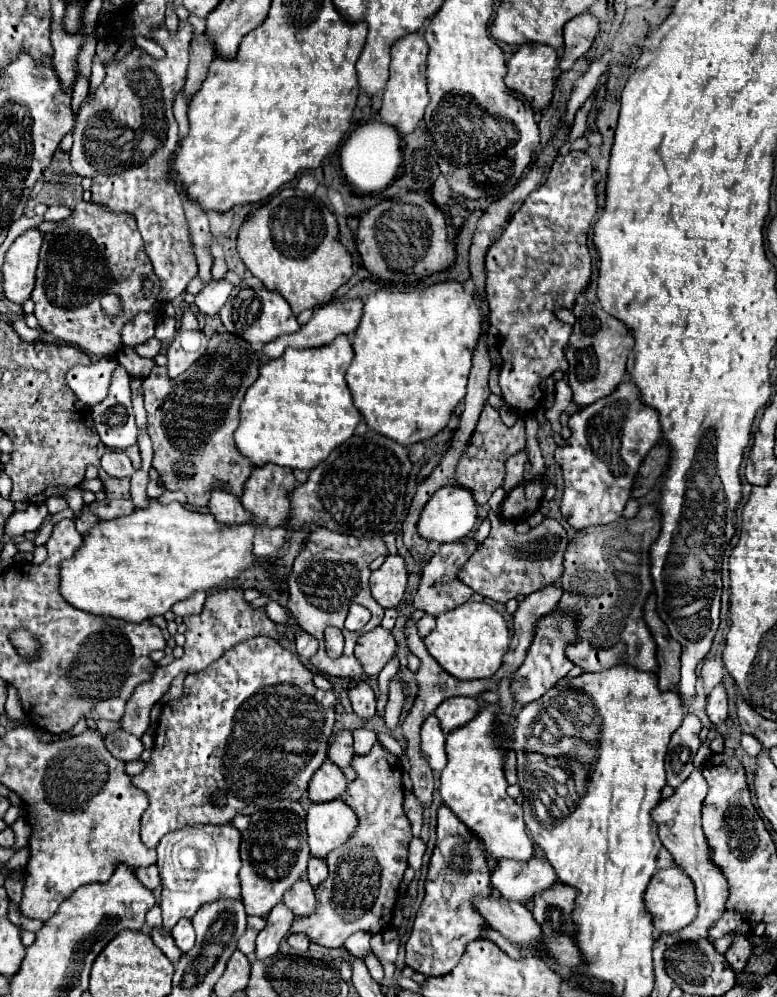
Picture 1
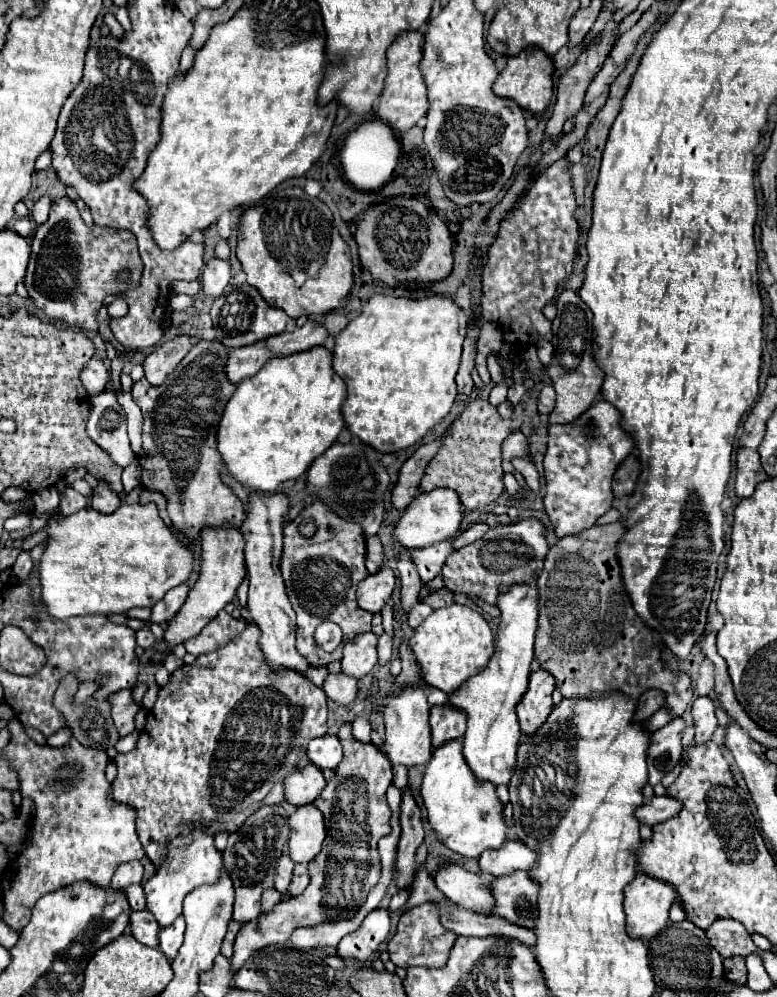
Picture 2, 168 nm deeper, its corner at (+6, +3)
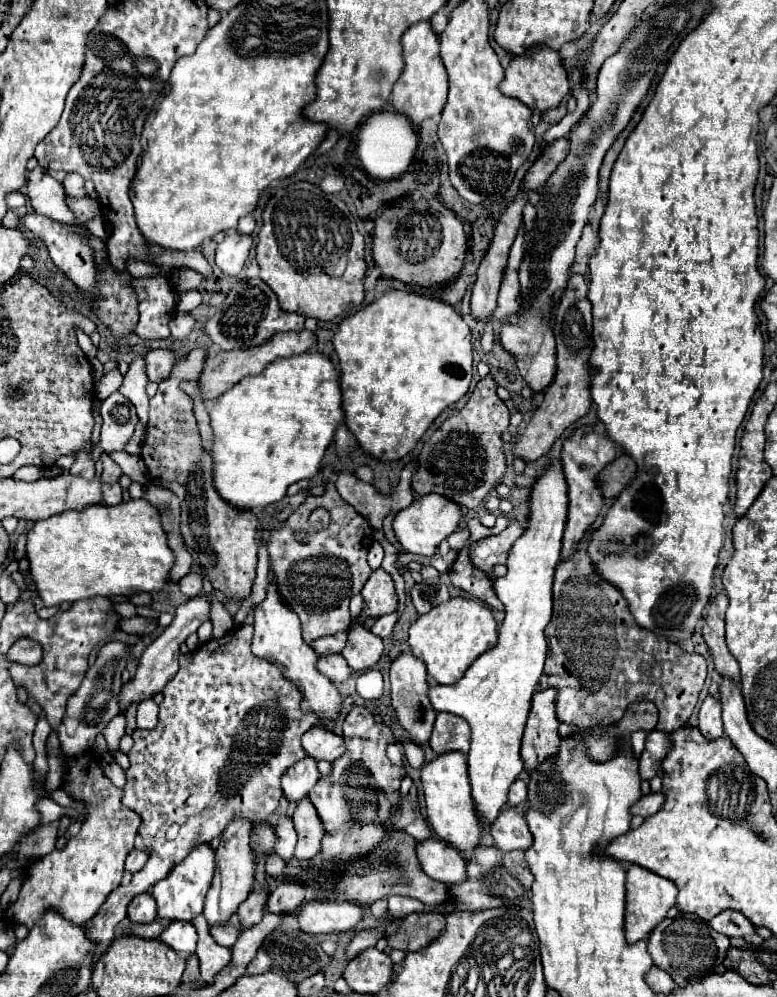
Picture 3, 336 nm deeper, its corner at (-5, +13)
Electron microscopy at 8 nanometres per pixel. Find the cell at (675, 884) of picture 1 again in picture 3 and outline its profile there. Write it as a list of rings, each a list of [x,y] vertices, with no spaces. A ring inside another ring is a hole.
[[[628,865],[626,869],[626,913],[624,913],[624,931],[626,931],[626,941],[636,943],[640,939],[646,939],[656,923],[660,923],[668,909],[674,907],[676,899],[676,885],[668,883],[668,879],[660,875],[652,875],[652,871]]]

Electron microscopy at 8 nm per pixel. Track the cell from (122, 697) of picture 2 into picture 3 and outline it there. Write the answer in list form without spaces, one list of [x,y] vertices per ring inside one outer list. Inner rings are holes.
[[[116,715],[116,717],[108,723],[108,727],[104,727],[102,735],[104,735],[104,739],[106,739],[106,745],[108,745],[110,755],[114,755],[114,753],[118,751],[118,743],[120,743],[120,739],[124,737],[124,733],[126,733],[126,719],[124,719],[124,715]]]

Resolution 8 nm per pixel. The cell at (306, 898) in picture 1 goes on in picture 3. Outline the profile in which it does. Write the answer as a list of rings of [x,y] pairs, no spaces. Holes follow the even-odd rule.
[[[282,817],[276,823],[276,845],[274,851],[286,861],[294,857],[294,845],[296,845],[296,831],[290,817]]]

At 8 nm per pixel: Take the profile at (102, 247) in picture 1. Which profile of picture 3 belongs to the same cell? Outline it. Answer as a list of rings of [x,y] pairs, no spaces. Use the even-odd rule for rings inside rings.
[[[68,173],[66,179],[62,181],[64,189],[68,195],[86,195],[84,191],[84,179],[78,173]]]

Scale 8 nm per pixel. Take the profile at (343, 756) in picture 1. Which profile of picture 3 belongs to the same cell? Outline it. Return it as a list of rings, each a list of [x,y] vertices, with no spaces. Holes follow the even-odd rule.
[[[312,727],[302,735],[302,749],[316,761],[334,761],[344,753],[344,737],[322,731],[322,727]]]

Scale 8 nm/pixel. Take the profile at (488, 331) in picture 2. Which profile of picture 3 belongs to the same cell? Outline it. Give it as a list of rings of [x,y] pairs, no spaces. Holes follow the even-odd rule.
[[[486,375],[476,383],[464,409],[460,409],[458,415],[448,417],[432,437],[424,441],[416,457],[418,471],[412,477],[412,491],[418,495],[438,493],[466,509],[478,507],[506,471],[500,435],[508,429],[508,419],[510,411],[496,395],[494,379],[492,375]]]

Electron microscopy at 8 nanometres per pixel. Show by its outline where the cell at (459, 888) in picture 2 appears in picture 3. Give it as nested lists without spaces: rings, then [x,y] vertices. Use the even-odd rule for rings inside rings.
[[[430,837],[426,841],[416,843],[416,857],[420,861],[422,871],[438,879],[442,883],[460,883],[466,875],[466,859],[454,847],[440,841],[438,837]]]

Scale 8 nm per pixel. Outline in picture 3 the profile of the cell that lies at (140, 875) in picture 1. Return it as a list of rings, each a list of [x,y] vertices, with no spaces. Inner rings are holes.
[[[132,849],[128,853],[128,857],[126,857],[126,871],[136,873],[136,871],[140,871],[146,865],[146,861],[148,861],[148,853],[138,851],[138,849]]]

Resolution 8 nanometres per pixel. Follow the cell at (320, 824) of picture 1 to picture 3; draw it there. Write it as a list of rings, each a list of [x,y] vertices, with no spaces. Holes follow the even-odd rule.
[[[302,799],[298,801],[298,807],[292,815],[292,821],[296,819],[296,833],[298,833],[298,843],[296,843],[296,859],[312,859],[320,853],[320,841],[324,837],[324,829],[320,823],[320,817],[312,805],[312,801]]]

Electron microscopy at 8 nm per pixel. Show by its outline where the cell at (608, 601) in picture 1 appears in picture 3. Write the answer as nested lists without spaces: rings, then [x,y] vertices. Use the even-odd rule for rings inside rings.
[[[586,533],[580,541],[580,549],[572,559],[560,561],[554,577],[554,613],[546,627],[548,657],[544,673],[540,677],[540,689],[556,689],[556,717],[558,721],[572,723],[576,727],[596,727],[618,723],[626,707],[634,701],[652,701],[658,707],[658,731],[676,731],[684,727],[692,715],[700,689],[706,679],[706,659],[698,653],[686,653],[676,643],[664,637],[636,627],[636,621],[628,615],[624,597],[616,587],[596,579],[594,567],[586,555],[586,545],[592,533]]]

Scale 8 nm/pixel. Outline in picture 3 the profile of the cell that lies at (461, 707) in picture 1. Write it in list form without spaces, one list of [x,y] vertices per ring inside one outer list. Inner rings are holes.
[[[440,713],[436,717],[436,725],[430,737],[430,747],[436,755],[460,751],[468,753],[470,749],[470,727],[464,723],[464,719],[456,719],[448,713]]]

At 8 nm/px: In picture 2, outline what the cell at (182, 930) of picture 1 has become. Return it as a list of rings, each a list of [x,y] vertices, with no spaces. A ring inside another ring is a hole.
[[[177,917],[173,925],[163,927],[159,931],[159,943],[161,943],[161,951],[173,959],[179,951],[179,947],[183,945],[183,933],[185,933],[185,919]]]

